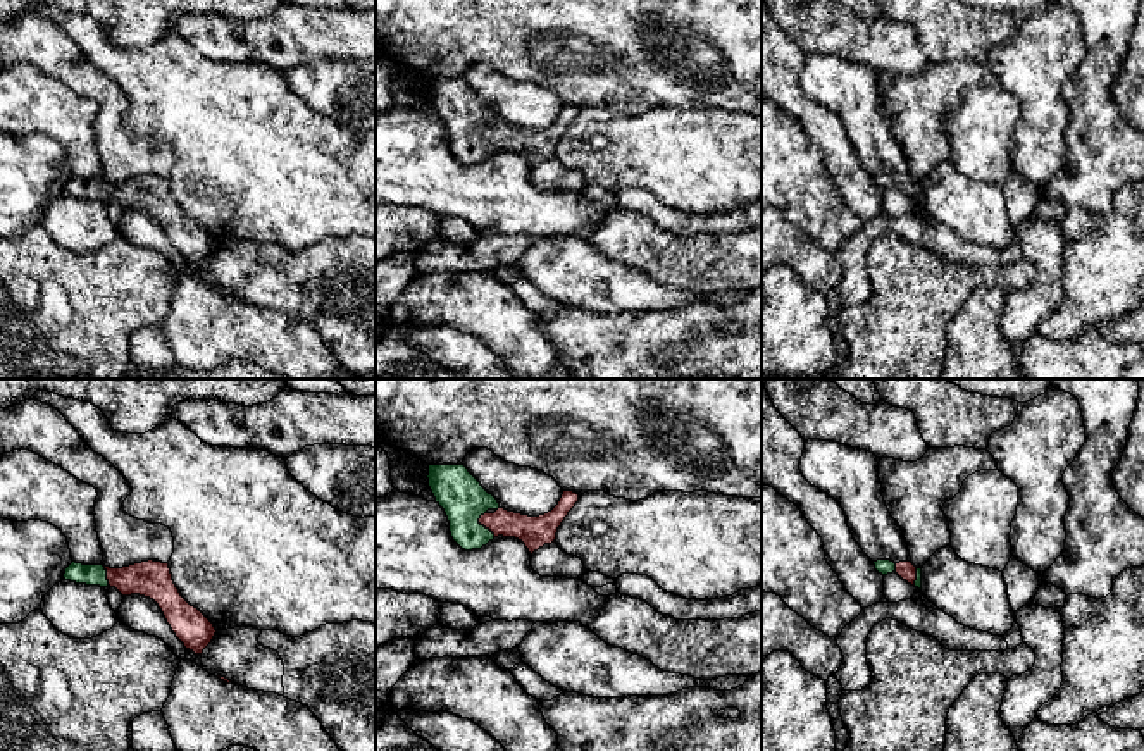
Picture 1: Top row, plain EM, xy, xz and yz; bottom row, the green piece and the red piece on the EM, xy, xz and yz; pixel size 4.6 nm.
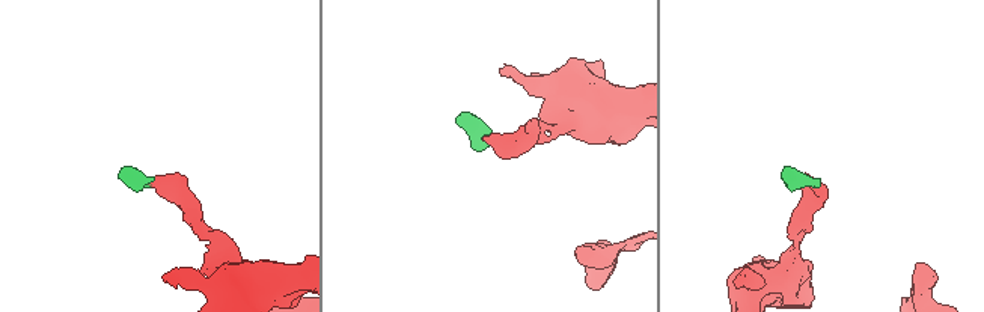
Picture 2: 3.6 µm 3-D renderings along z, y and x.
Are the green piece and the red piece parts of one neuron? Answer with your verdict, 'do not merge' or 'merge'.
merge

